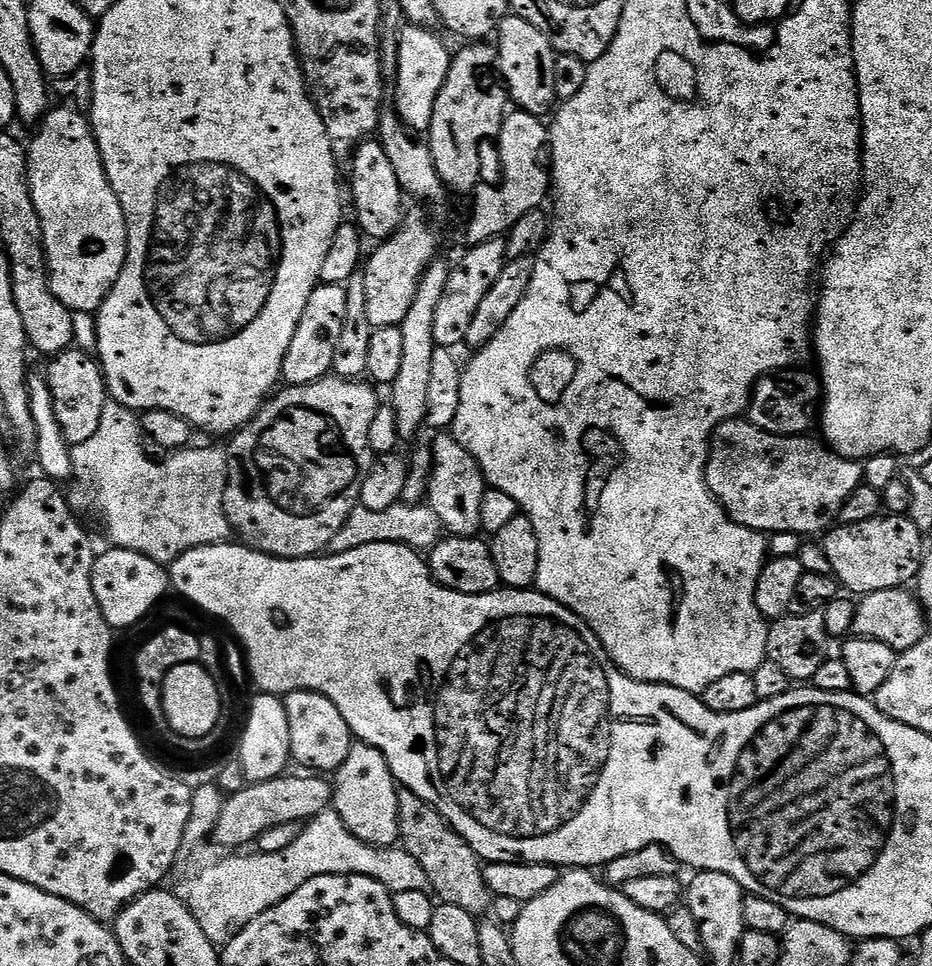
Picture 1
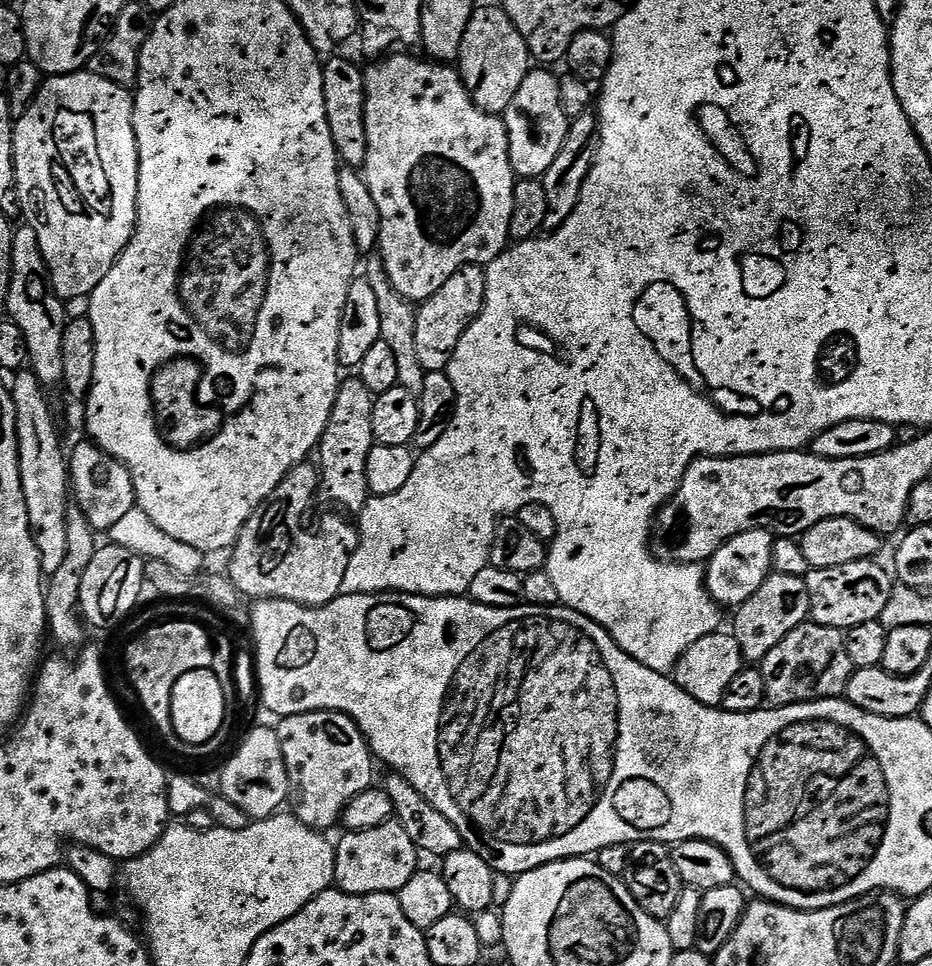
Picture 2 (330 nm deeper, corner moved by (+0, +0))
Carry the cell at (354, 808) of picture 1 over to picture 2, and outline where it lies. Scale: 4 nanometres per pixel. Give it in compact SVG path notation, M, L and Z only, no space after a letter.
M395 819L387 820L382 826L374 826L374 830L343 833L344 837L335 841L336 879L335 887L351 896L365 896L379 892L398 894L406 882L418 871L416 856L418 850L414 842L410 842L410 834L402 830Z

